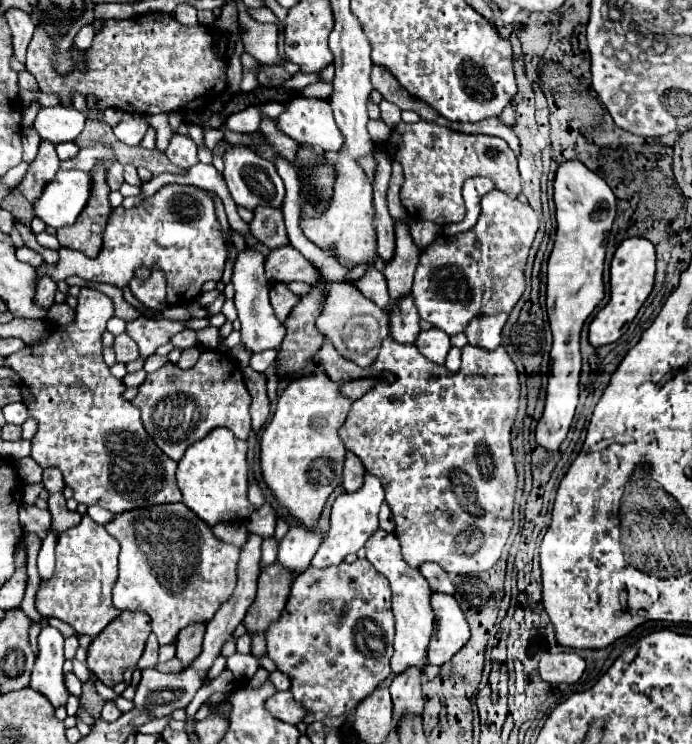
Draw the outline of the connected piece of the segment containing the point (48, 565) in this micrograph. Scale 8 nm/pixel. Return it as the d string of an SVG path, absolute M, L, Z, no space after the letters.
M48 534L42 542L40 554L38 554L38 574L40 580L48 580L54 574L54 546L56 546L56 536Z

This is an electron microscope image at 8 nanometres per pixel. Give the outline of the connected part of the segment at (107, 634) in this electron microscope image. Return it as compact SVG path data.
M124 610L120 614L120 618L116 618L116 622L112 622L112 626L106 626L88 646L88 670L102 680L106 686L114 686L118 682L122 682L124 678L124 668L128 666L136 666L136 662L140 660L144 646L146 646L146 638L150 636L150 618L144 612L130 612Z

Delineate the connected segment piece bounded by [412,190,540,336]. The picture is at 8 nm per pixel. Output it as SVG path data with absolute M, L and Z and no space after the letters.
M500 190L488 192L482 198L482 212L472 230L460 232L458 238L440 236L420 252L412 284L412 296L418 306L420 318L428 320L434 328L440 328L452 336L464 332L468 320L472 320L478 314L496 314L496 312L508 314L524 292L524 264L538 226L540 226L538 216L530 206L520 204L516 198Z

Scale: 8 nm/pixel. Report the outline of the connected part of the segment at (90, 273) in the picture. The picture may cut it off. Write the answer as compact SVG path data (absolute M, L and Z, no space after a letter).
M166 184L154 196L134 208L112 208L104 230L104 244L96 258L88 258L76 250L60 248L58 262L36 268L36 282L48 274L54 282L68 276L80 276L90 282L114 284L124 288L138 268L158 268L166 276L168 304L190 304L208 280L218 282L226 264L226 244L214 202L196 186Z

